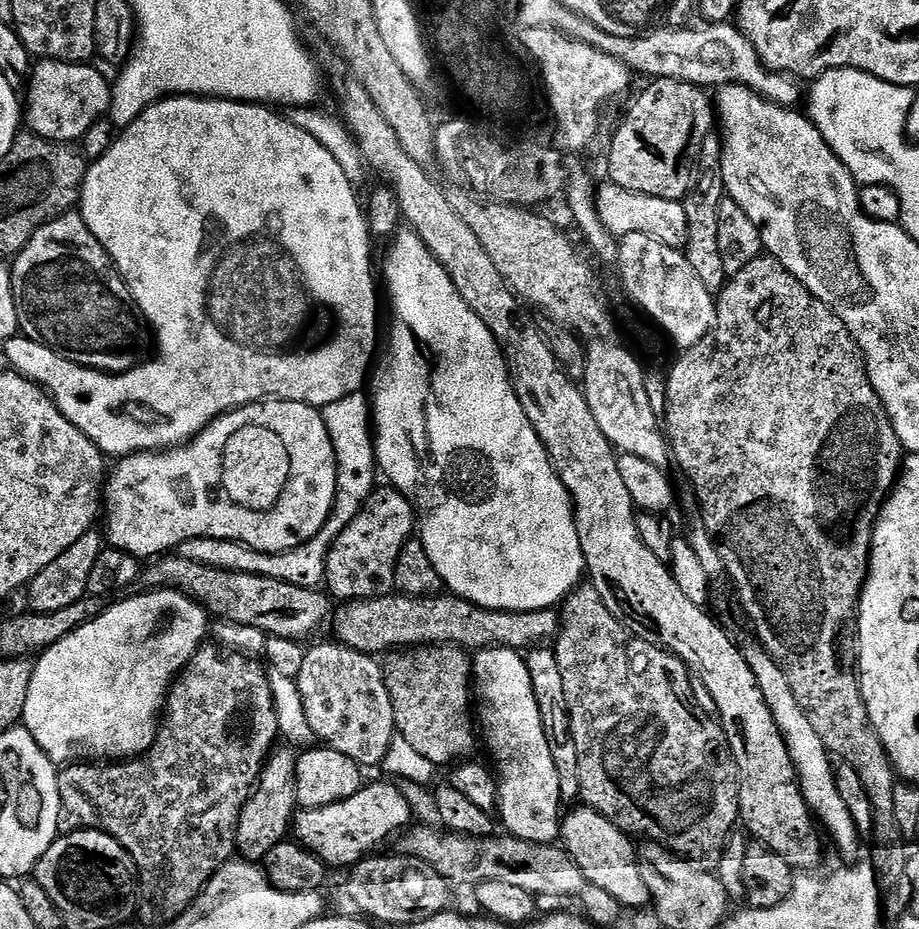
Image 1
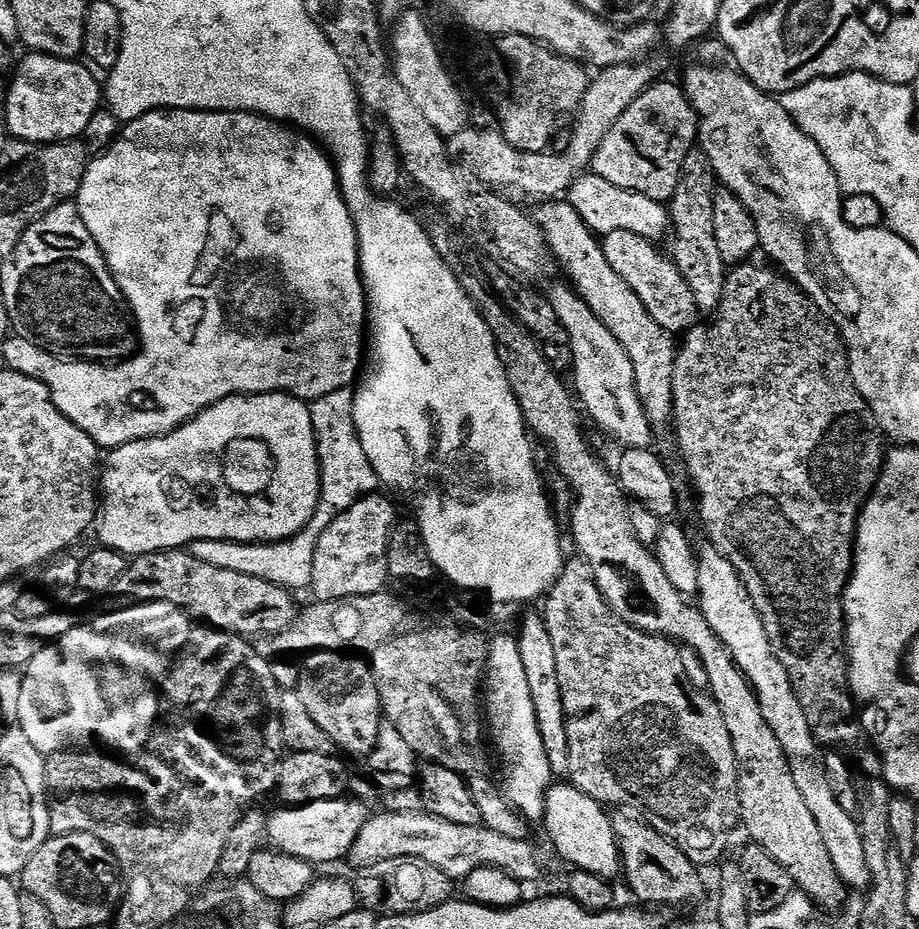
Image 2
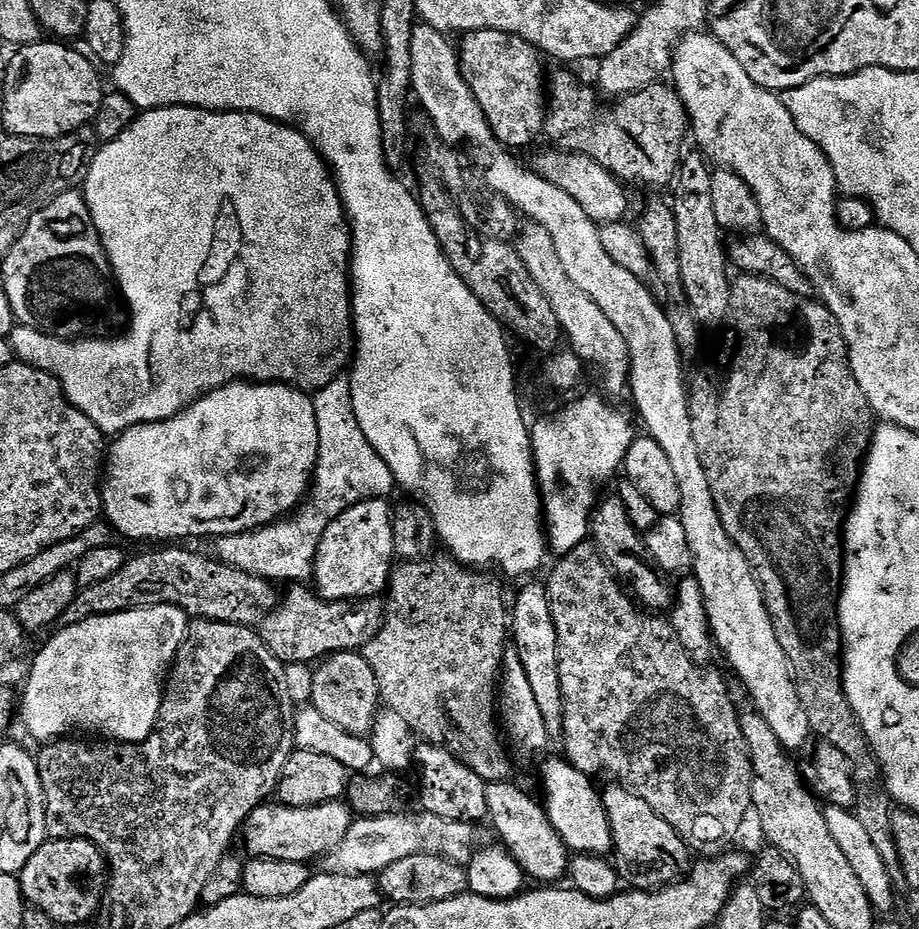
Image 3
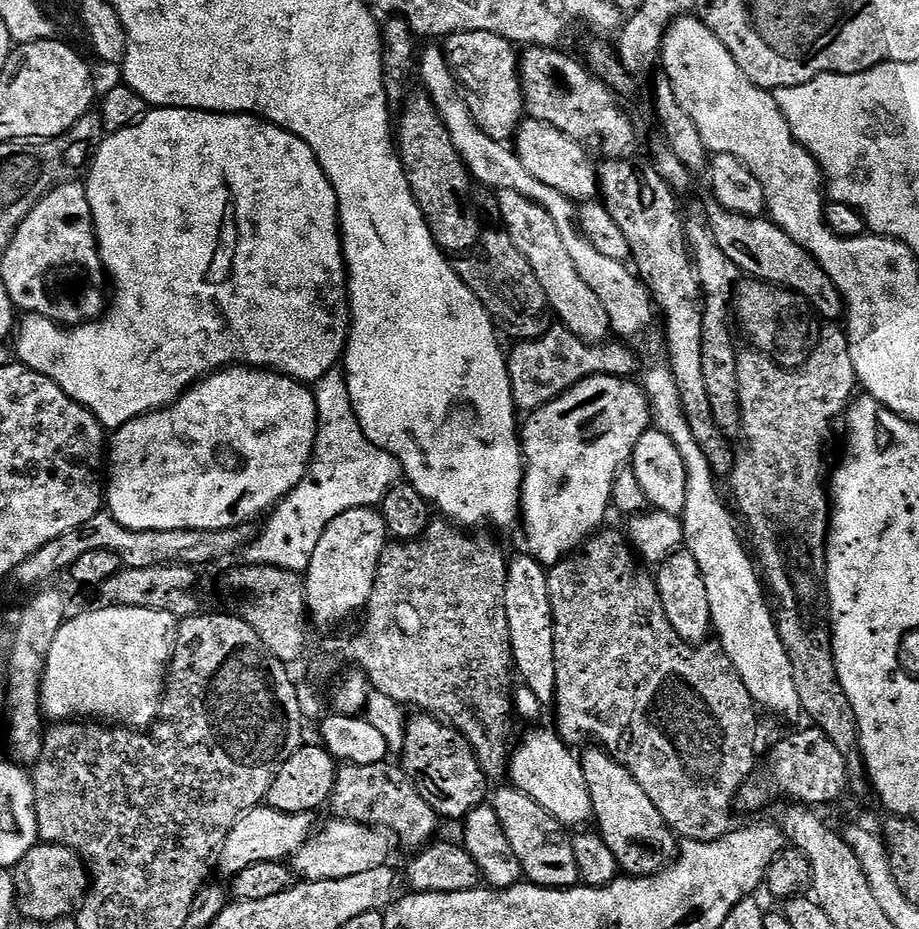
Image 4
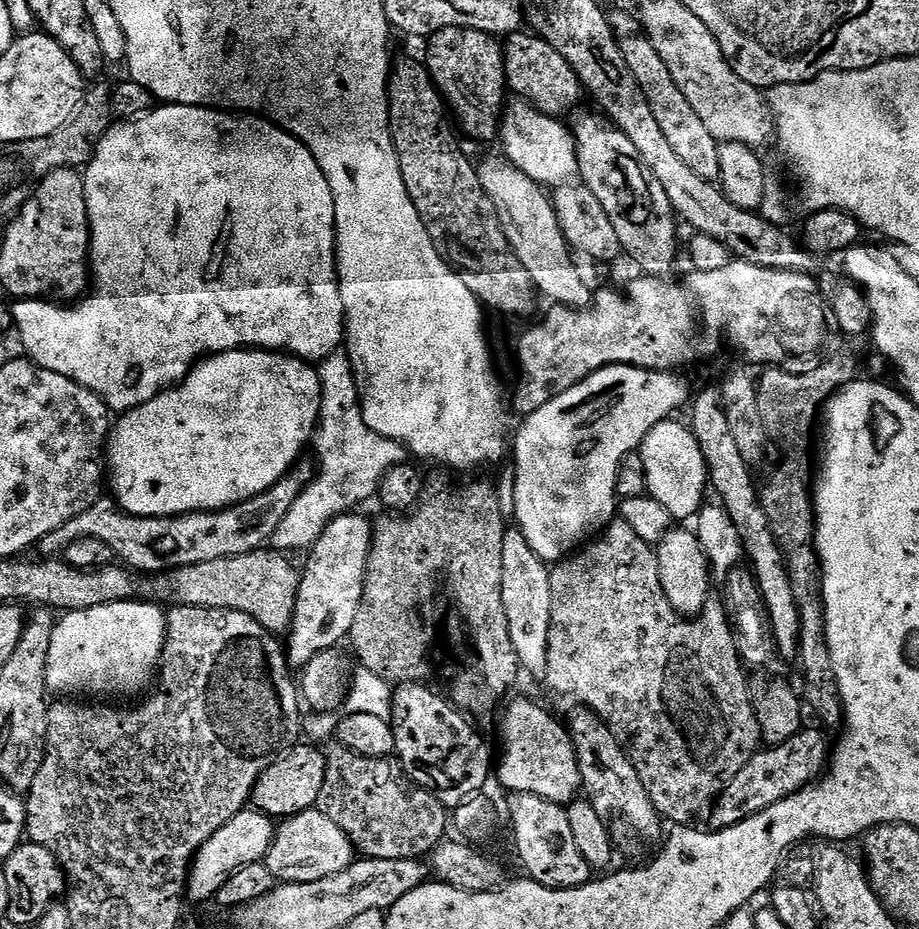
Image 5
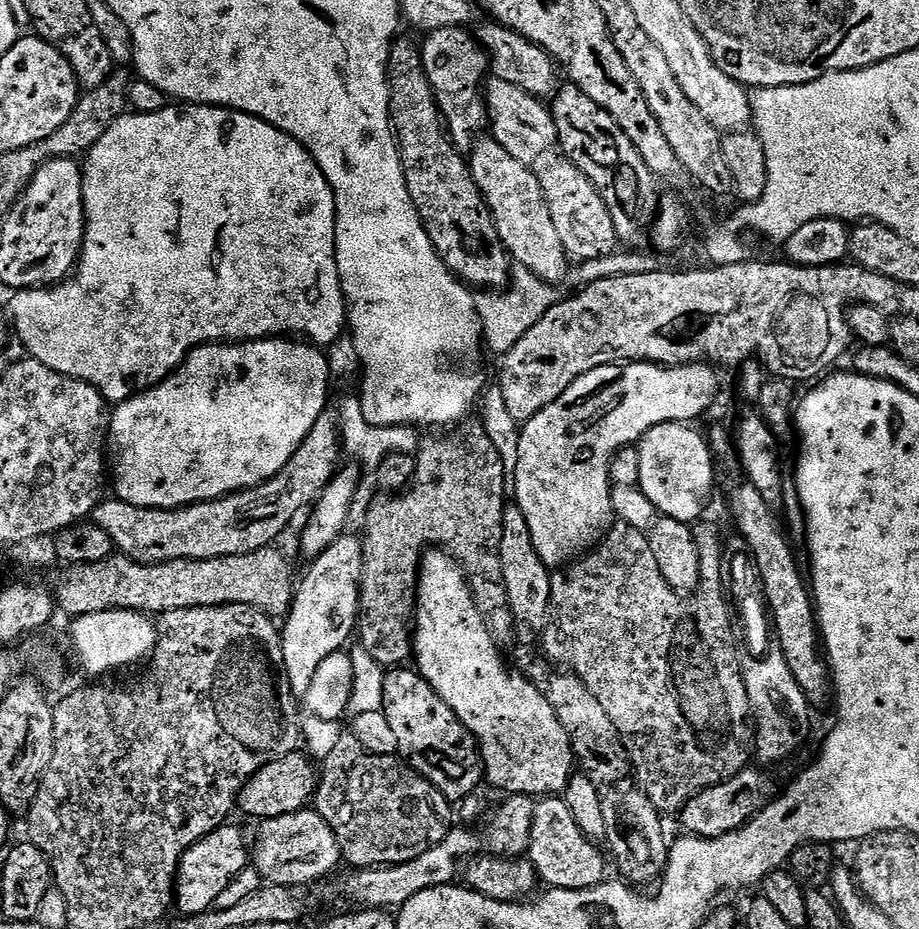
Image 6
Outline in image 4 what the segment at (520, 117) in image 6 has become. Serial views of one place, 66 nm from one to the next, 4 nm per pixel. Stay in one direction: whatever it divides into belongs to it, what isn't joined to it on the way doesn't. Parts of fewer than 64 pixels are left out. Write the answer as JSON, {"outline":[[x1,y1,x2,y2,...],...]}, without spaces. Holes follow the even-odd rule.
{"outline":[[531,118,521,119,514,137,516,156,538,182,566,194,574,202,592,202,598,196,598,168,588,157,589,149,566,134]]}

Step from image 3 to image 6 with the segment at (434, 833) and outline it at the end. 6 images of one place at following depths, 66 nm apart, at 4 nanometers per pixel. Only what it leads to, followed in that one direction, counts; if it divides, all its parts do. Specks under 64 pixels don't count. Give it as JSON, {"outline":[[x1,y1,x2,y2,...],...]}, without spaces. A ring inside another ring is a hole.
{"outline":[[315,810,282,814,282,818,263,821,259,828,256,844,254,840,254,866,260,872,261,881,268,884,314,884,328,878,336,863,341,863,335,835]]}

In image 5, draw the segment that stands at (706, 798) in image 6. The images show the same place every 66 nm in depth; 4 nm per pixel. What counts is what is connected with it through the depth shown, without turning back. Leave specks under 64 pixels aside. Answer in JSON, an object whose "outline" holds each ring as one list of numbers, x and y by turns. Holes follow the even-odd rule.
{"outline":[[805,727,794,738,782,744,761,747,738,770,738,774,720,791,719,797,711,809,711,827,719,830,741,824,746,818,790,798,800,792,807,784,815,784,824,775,830,763,830,744,819,732,819,727],[817,728,817,729,816,729]]}

